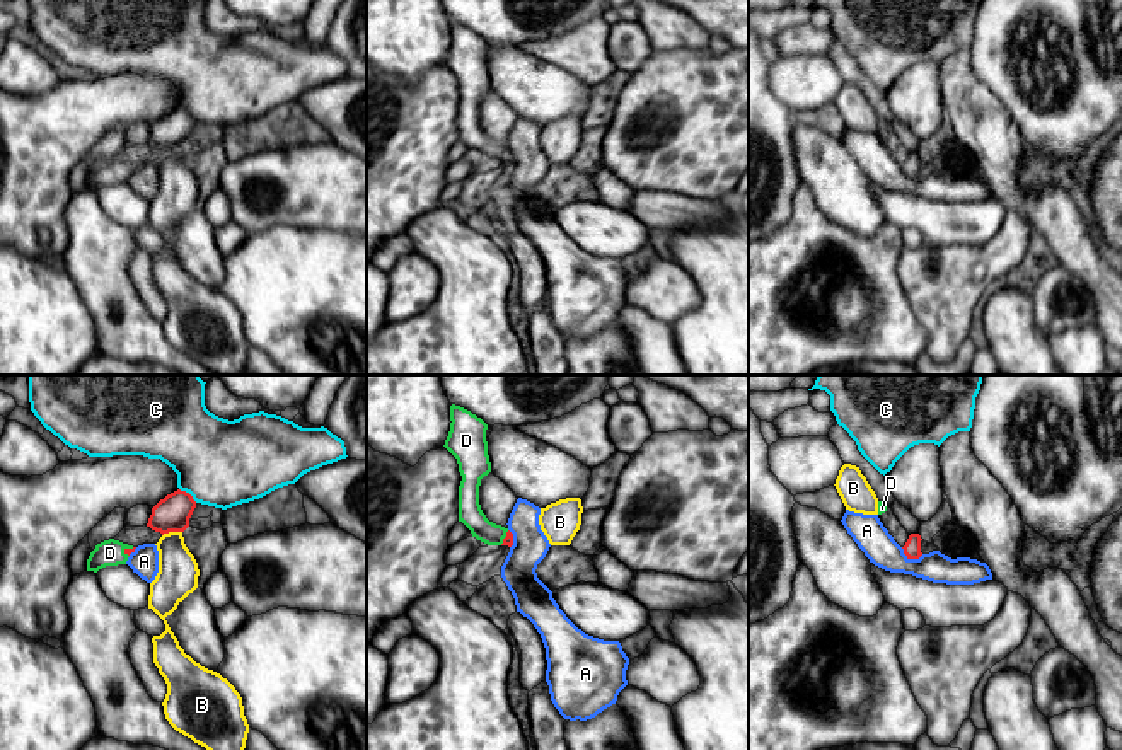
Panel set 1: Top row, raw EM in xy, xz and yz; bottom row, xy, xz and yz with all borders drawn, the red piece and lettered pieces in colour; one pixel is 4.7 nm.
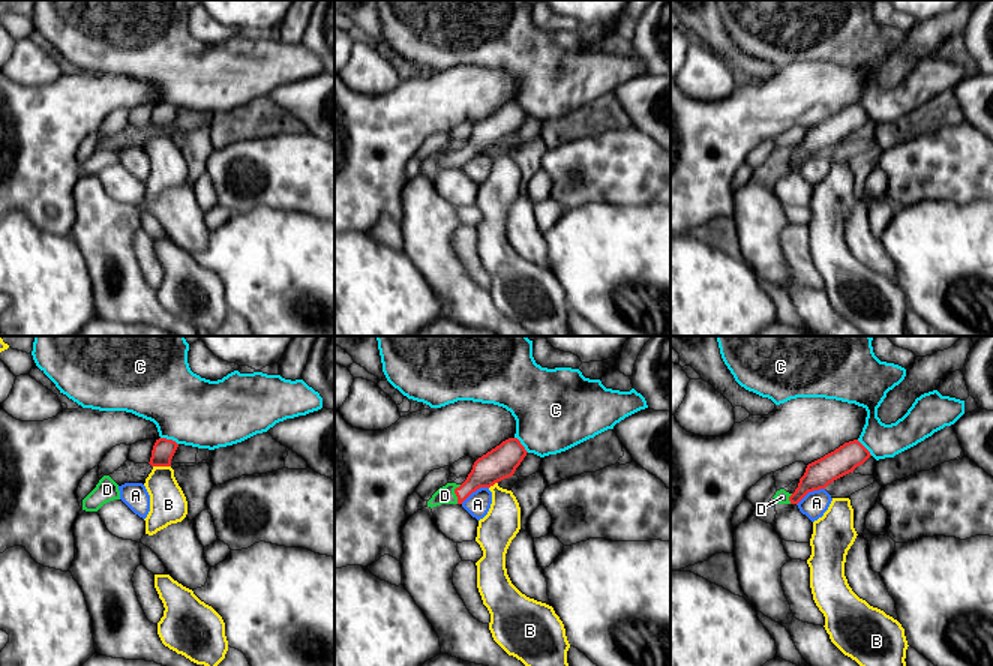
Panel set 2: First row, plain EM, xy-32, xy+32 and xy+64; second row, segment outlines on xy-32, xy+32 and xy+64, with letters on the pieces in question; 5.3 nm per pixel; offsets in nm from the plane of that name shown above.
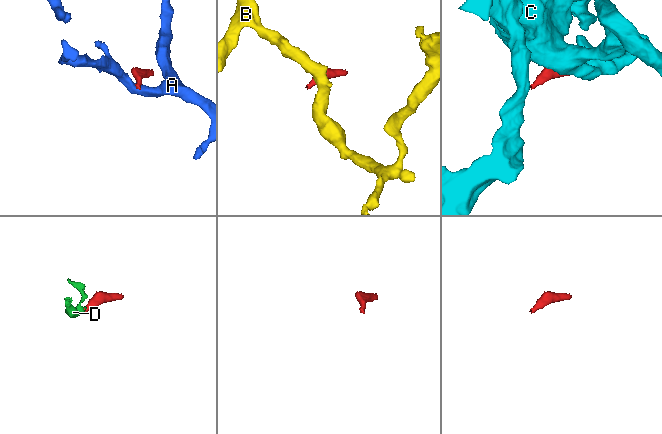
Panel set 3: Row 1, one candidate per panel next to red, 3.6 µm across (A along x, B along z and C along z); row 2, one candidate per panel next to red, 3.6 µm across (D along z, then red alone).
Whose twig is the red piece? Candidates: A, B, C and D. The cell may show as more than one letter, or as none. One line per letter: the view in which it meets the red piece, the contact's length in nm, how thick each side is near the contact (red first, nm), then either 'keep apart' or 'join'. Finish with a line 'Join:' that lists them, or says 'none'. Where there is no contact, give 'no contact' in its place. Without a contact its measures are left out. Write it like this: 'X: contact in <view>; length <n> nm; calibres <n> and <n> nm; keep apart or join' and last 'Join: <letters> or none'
A: contact in yz; length 120 nm; calibres 80 and 160 nm; keep apart
B: contact in xy; length 100 nm; calibres 170 and 190 nm; keep apart
C: contact in xy; length 110 nm; calibres 170 and 400 nm; keep apart
D: contact in xy; length 60 nm; calibres 30 and 130 nm; join
Join: D

